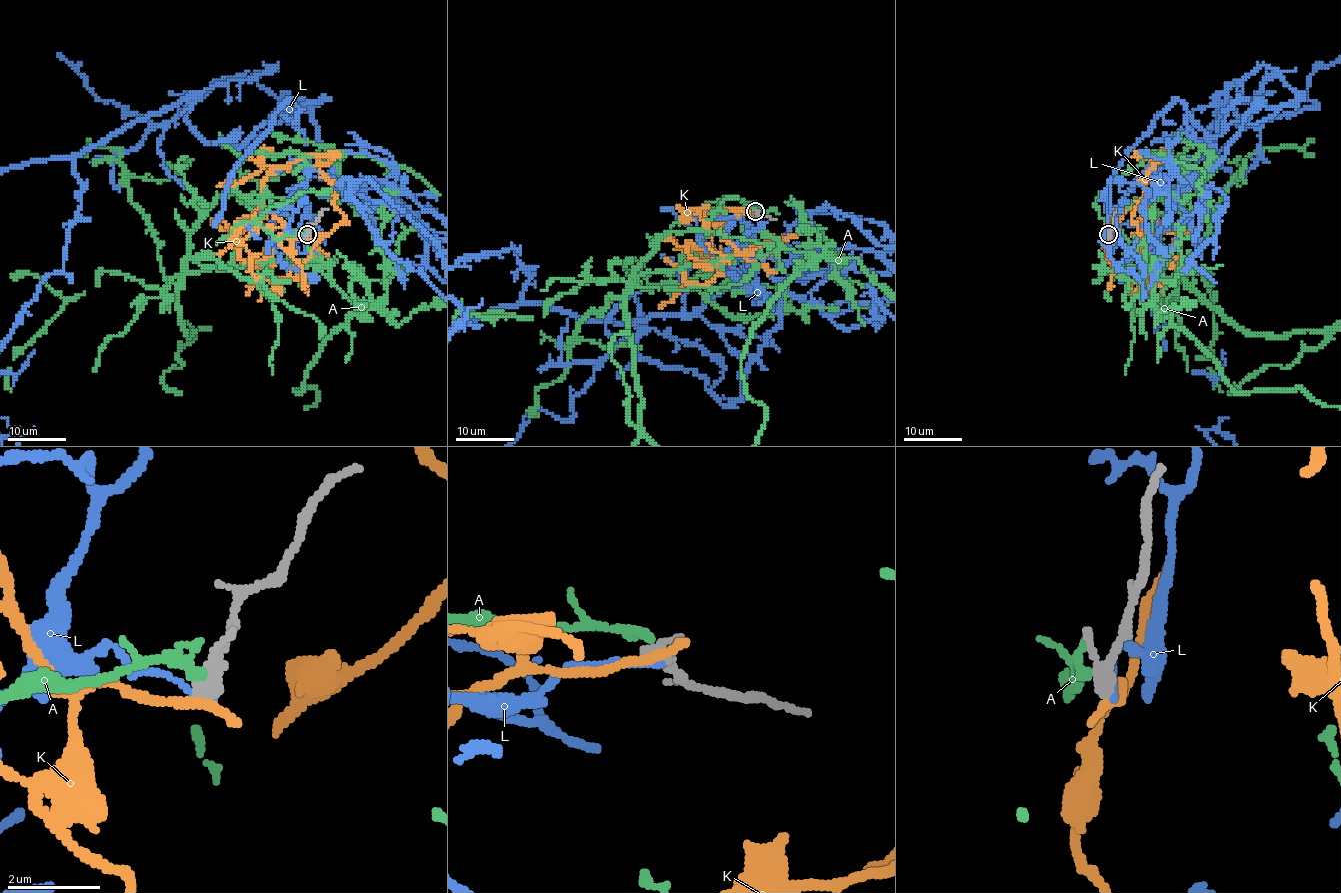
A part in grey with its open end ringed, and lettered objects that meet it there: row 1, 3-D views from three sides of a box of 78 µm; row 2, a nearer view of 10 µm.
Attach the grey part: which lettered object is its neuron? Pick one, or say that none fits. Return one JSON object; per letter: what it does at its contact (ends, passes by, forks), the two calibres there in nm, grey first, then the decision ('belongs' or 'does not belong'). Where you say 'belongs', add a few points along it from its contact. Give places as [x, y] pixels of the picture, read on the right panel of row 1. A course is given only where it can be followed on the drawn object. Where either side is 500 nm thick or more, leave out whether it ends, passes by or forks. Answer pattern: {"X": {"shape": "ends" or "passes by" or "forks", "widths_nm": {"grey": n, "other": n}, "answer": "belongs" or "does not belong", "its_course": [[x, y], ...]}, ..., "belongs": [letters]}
{"A": {"shape": "ends", "widths_nm": {"grey": 420, "other": 240}, "answer": "belongs"}, "K": {"shape": "ends", "widths_nm": {"grey": 280, "other": 240}, "answer": "does not belong"}, "L": {"shape": "ends", "widths_nm": {"grey": 280, "other": 120}, "answer": "does not belong"}, "belongs": ["A"]}

